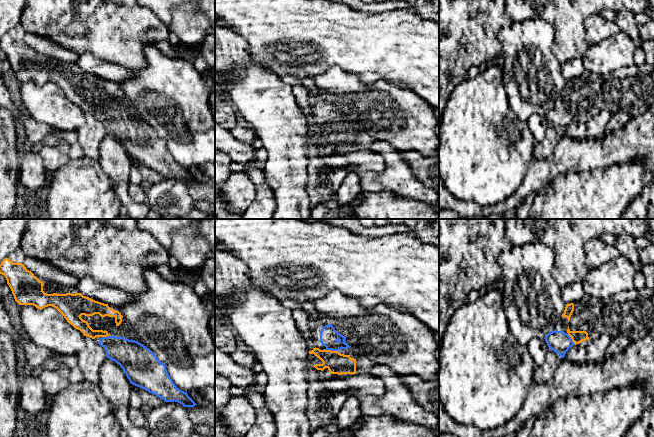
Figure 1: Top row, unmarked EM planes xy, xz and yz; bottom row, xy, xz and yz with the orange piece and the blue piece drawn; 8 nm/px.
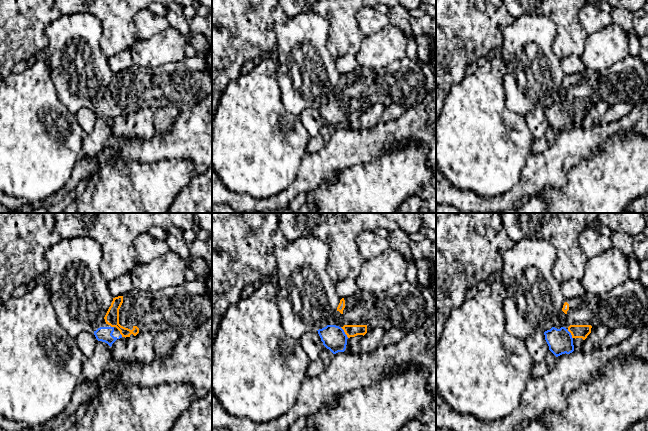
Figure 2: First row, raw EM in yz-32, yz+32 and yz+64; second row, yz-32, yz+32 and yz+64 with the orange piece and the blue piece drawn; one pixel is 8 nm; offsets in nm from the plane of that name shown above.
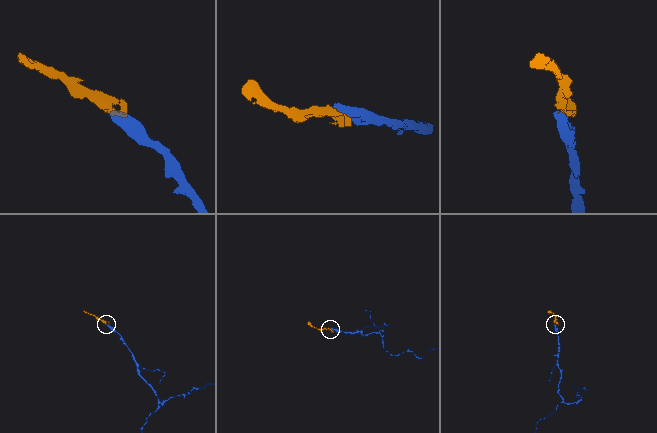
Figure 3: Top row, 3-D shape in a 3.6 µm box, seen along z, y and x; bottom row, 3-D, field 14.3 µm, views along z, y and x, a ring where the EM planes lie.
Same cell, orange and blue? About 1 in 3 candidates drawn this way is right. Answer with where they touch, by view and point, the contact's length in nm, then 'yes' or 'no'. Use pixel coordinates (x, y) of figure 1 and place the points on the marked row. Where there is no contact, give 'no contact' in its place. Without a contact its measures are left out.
contact xz (332, 351); length 100 nm; yes

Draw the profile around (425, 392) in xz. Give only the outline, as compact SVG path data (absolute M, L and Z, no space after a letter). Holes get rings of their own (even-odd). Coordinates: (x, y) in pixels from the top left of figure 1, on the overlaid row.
M399 375L415 402L439 417L439 379L422 379L416 375Z

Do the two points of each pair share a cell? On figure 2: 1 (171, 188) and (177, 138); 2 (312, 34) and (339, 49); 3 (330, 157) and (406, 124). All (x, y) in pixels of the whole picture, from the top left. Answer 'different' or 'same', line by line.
1: different
2: different
3: same

